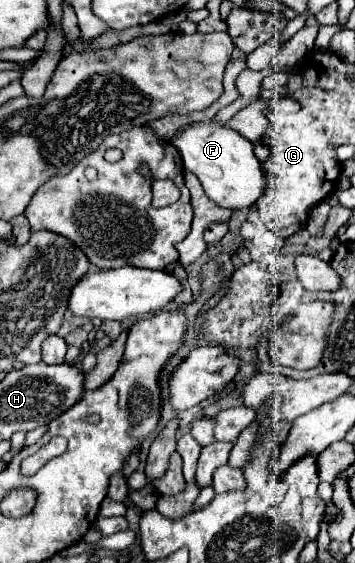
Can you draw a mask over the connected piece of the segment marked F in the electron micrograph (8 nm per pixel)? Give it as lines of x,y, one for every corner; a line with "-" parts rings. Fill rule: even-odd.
215,122
189,124
187,130
177,140
173,140
173,144
183,158
185,170
193,172
199,178
205,194
221,208
229,210
247,208
253,202
257,202
257,198
267,190
267,186
275,185
273,180
267,182
263,166
253,152
253,144
235,130
225,128
223,124

